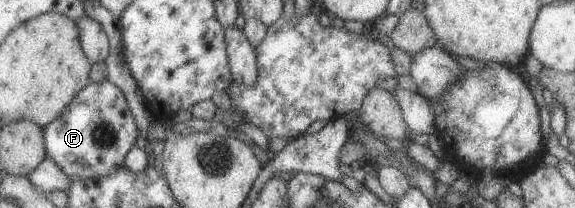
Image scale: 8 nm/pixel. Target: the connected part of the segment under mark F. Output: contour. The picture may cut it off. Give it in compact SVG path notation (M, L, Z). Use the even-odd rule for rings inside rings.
M109 79L90 82L69 103L65 112L44 128L47 157L72 181L100 179L124 165L125 155L139 134L124 92Z

